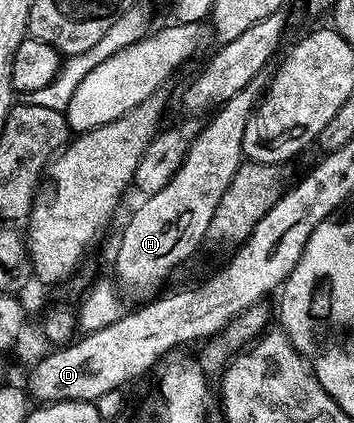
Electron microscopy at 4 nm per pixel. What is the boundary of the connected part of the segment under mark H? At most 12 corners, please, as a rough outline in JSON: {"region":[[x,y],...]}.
{"region":[[266,85],[212,114],[117,241],[126,294],[160,285],[208,238]]}

